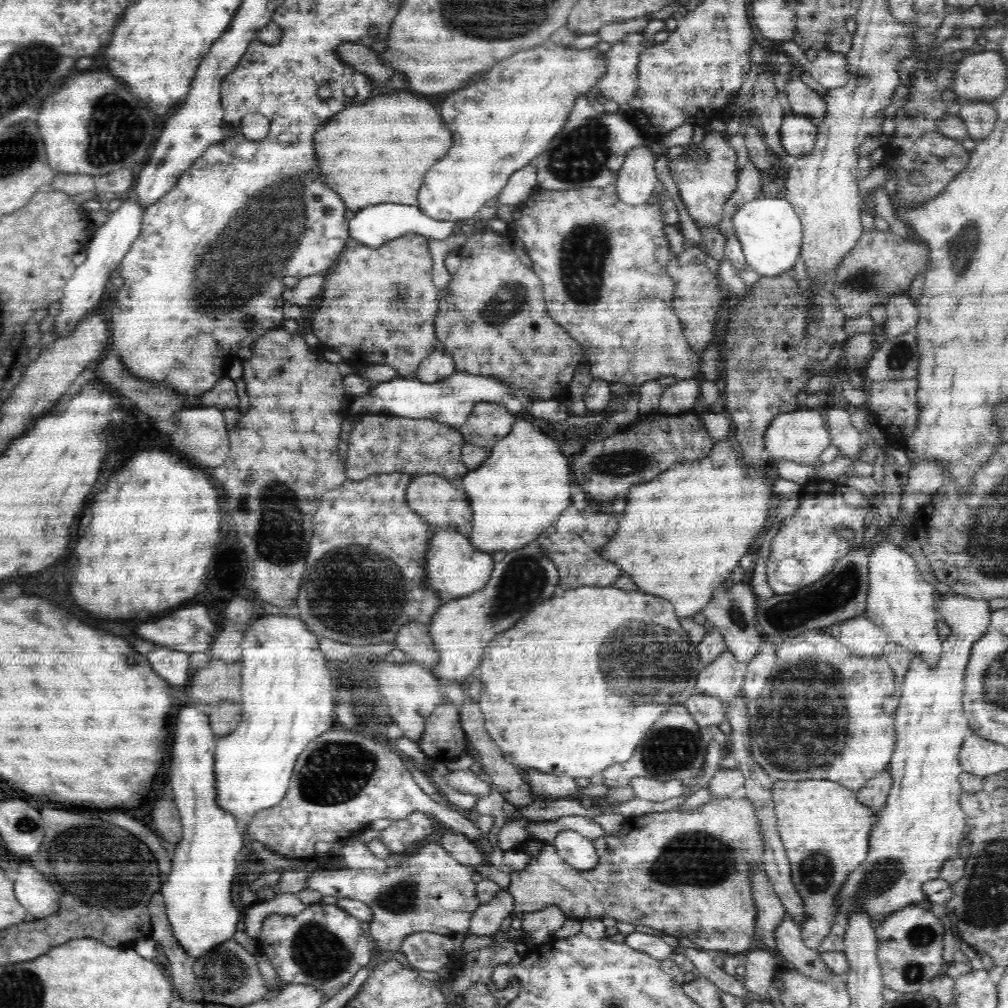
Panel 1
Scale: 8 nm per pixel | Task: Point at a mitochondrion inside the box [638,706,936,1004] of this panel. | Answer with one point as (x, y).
(696, 858)

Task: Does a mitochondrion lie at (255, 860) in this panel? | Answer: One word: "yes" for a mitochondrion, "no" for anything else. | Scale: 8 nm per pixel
no

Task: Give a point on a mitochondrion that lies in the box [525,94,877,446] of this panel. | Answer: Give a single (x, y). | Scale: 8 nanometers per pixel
(584, 252)

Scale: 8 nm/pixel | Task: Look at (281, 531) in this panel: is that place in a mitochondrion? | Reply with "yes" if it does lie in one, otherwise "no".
yes

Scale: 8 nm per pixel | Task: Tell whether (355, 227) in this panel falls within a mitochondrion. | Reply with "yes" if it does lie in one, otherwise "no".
no

